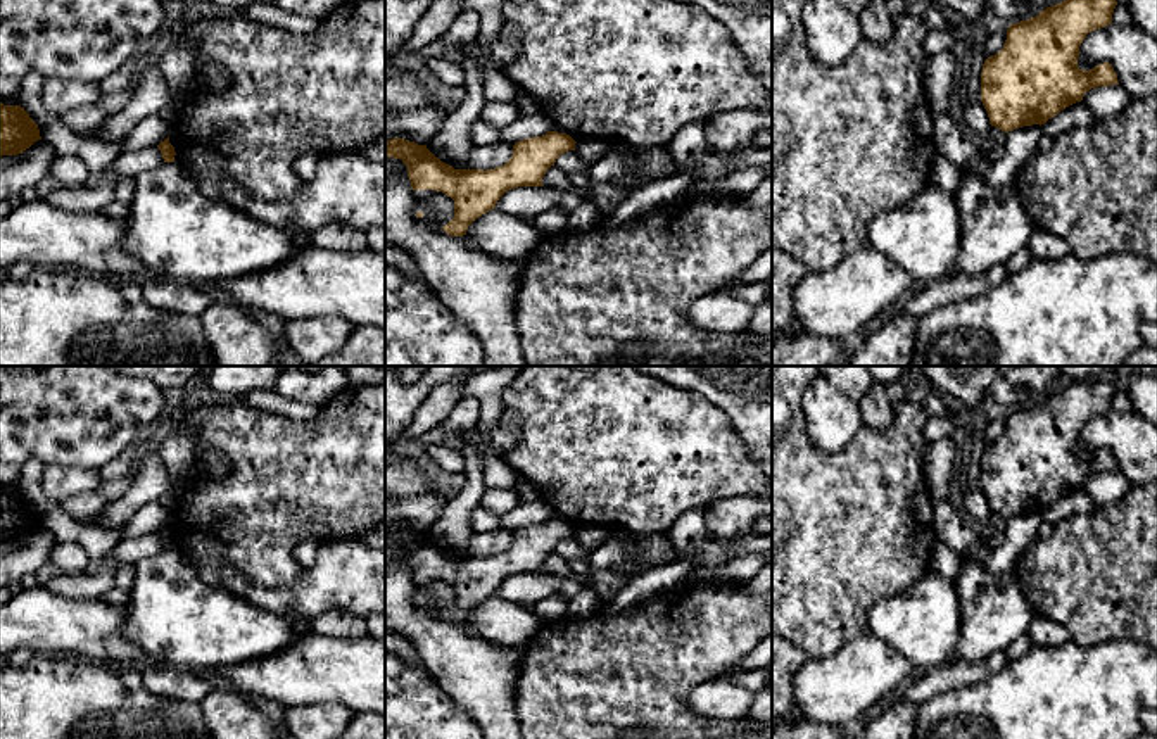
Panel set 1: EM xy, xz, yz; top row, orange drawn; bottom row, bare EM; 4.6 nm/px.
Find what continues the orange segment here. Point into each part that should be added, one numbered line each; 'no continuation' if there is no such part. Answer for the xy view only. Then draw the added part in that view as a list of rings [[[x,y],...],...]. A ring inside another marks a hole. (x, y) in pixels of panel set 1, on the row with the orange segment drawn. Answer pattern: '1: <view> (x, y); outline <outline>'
no continuation

